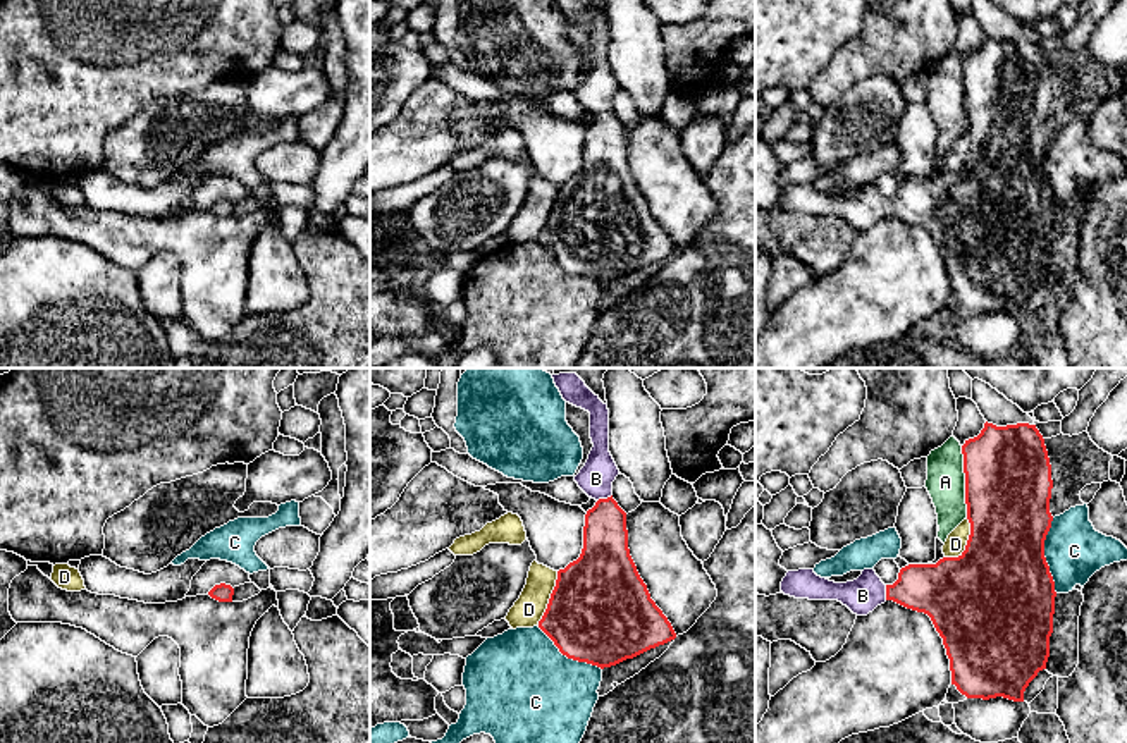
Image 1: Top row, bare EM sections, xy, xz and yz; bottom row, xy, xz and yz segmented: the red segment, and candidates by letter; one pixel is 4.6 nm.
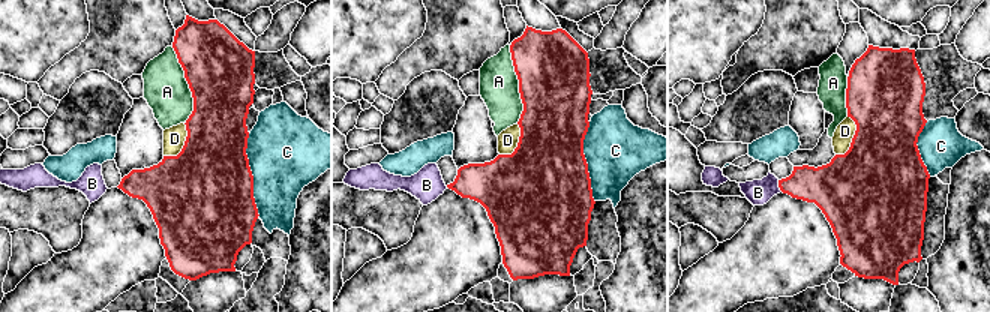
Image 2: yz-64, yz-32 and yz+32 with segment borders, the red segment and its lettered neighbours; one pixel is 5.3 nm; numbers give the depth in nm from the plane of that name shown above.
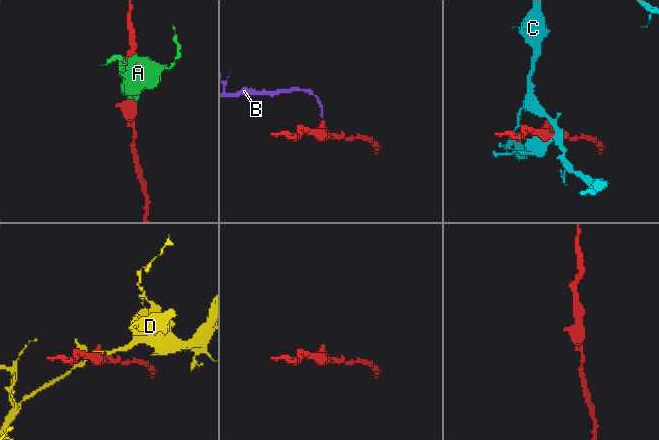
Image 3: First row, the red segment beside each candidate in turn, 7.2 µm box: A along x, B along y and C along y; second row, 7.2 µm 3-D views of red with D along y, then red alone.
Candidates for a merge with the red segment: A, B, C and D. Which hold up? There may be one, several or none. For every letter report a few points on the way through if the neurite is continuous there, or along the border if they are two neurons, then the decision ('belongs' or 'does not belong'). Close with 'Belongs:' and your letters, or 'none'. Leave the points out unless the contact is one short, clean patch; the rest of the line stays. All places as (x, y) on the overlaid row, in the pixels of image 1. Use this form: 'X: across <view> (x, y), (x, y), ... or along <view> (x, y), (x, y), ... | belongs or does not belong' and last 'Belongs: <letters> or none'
A: does not belong
B: across xz (604, 552), (604, 499), (596, 478) | belongs
C: does not belong
D: does not belong
Belongs: B

